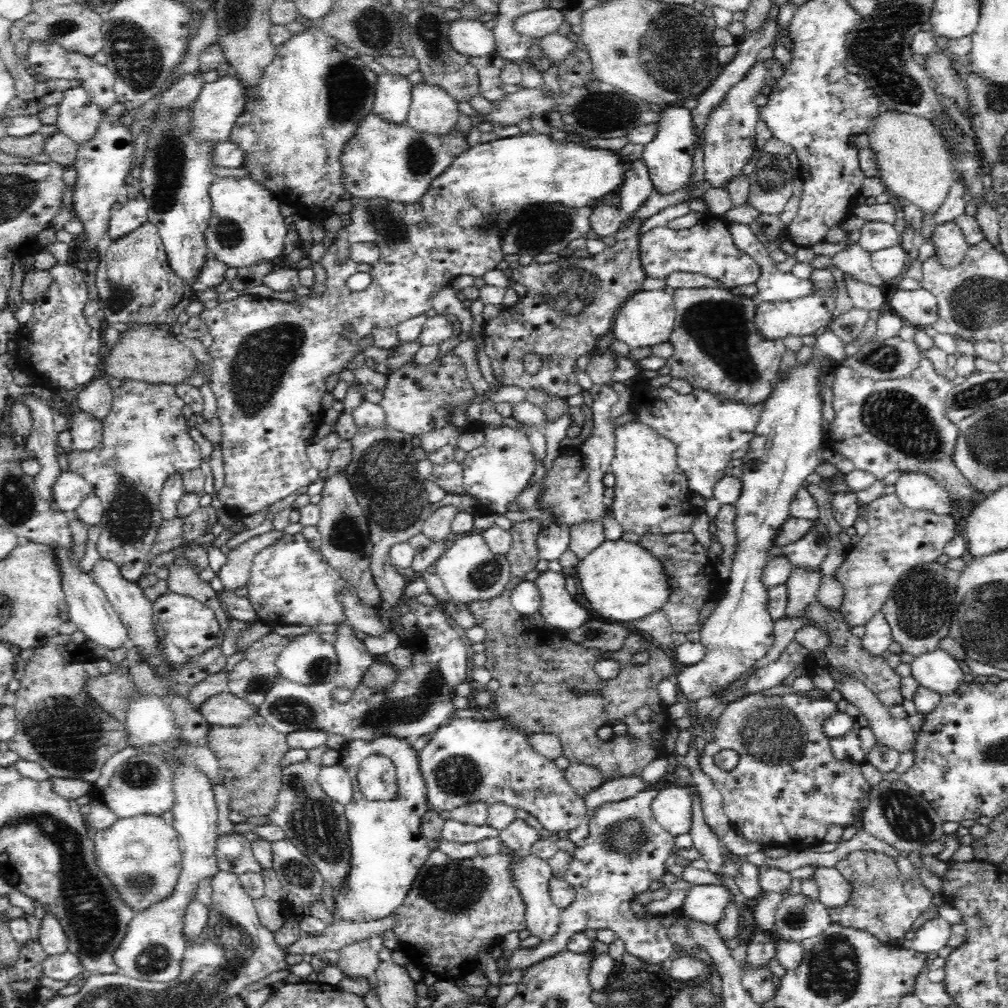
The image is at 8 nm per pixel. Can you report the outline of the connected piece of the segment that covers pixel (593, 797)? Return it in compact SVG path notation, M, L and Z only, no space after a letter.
M641 775L620 777L619 779L607 780L598 786L596 791L583 796L587 810L590 808L600 808L606 802L622 801L631 796L639 794L647 789L646 783Z

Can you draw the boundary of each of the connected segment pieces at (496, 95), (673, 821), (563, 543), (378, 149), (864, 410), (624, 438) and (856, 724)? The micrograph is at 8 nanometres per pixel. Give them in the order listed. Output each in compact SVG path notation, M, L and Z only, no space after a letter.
M494 52L490 56L478 56L478 58L470 56L468 61L478 69L480 94L490 101L504 98L506 92L500 87L503 83L501 72L507 60Z
M674 783L664 788L652 802L652 813L669 834L674 837L690 833L692 827L691 787L685 783Z
M554 523L544 525L537 536L537 549L540 559L556 560L569 549L570 527Z
M366 115L340 154L344 190L356 198L387 198L390 202L418 202L433 180L471 146L458 130L446 135L424 134L406 123L388 123L380 116Z
M926 357L920 360L920 366L914 369L908 378L896 378L896 380L871 380L862 377L852 369L840 365L834 366L831 370L834 377L832 406L835 410L835 418L827 431L827 447L852 461L855 469L872 473L878 481L882 481L887 474L897 470L904 473L928 474L932 480L940 481L940 485L956 501L956 506L954 506L956 512L964 510L967 513L972 507L970 496L974 488L956 468L955 450L959 427L956 423L950 422L946 415L946 396L950 393L953 382L936 374L934 367Z
M634 421L618 428L614 426L613 436L616 449L609 472L614 474L616 482L611 506L623 532L635 532L639 536L691 532L690 524L701 510L690 503L693 492L677 464L677 447L673 442L652 427Z
M842 699L836 704L838 712L849 714L852 717L853 725L846 734L831 738L831 749L838 760L848 761L850 765L854 763L862 765L866 763L864 757L877 743L872 732L871 721L858 706L854 706L851 702Z

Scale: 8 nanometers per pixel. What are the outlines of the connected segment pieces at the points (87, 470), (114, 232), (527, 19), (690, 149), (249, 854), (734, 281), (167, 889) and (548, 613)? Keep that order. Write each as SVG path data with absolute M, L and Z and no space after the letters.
M131 379L122 380L120 388L113 389L113 402L109 413L103 418L103 437L97 444L96 448L92 448L92 452L70 452L70 454L64 454L62 457L64 468L67 471L75 472L82 475L92 486L92 493L100 499L103 506L103 515L101 518L101 535L99 536L96 544L97 551L101 558L115 562L118 565L121 575L129 581L138 581L138 578L146 572L146 556L150 552L152 544L154 544L157 530L163 521L159 502L160 495L164 486L164 483L168 480L168 477L174 476L176 473L184 474L190 472L190 470L200 469L202 461L202 454L198 442L195 442L188 434L186 418L182 415L182 407L185 405L184 400L180 399L180 396L175 392L175 386L166 385L163 383L144 383L137 382Z
M140 193L135 199L128 200L119 209L114 209L107 230L108 240L118 240L136 230L147 221L148 203Z
M545 8L518 16L514 20L514 27L522 37L542 38L547 34L558 32L560 24L564 22L564 12L552 8Z
M668 106L659 108L661 118L657 120L657 133L652 140L644 145L642 152L643 163L648 167L654 190L660 194L680 190L688 184L694 172L695 136L693 132L693 119L691 110L683 106Z
M236 833L219 836L215 854L219 871L232 872L238 876L246 872L262 876L262 866L254 857L251 843L244 836Z
M705 216L688 229L658 226L641 234L639 259L645 275L664 279L674 272L701 274L726 289L758 282L760 267L754 258L736 247L727 225L728 221L722 218Z
M161 816L122 818L107 830L90 830L89 836L95 843L94 860L101 873L108 876L120 893L120 901L132 907L135 915L167 899L175 890L182 874L182 854L173 824Z
M547 570L540 572L535 579L541 595L539 620L544 629L563 633L588 622L588 610L570 596L566 589L566 577L562 572Z

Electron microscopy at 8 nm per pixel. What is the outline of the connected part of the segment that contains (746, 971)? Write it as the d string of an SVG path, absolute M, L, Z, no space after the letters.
M745 959L739 962L739 967L741 983L756 1004L761 1005L774 998L777 991L777 980L768 963L754 967Z

